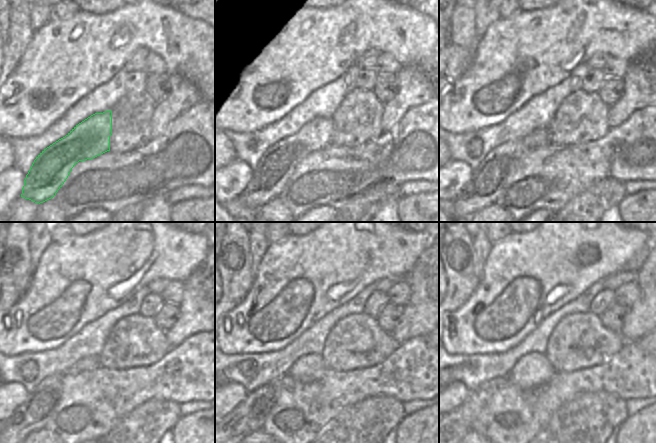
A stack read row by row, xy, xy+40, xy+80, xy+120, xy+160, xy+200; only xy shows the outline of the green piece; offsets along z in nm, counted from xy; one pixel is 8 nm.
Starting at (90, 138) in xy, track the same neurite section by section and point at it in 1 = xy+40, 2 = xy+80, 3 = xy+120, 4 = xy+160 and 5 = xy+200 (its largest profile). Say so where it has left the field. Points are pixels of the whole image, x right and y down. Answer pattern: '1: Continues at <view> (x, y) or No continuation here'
1: Continues at xy+40 (272, 172)
2: Continues at xy+80 (488, 179)
3: Continues at xy+120 (38, 406)
4: Continues at xy+160 (249, 416)
5: Continues at xy+200 (459, 420)

